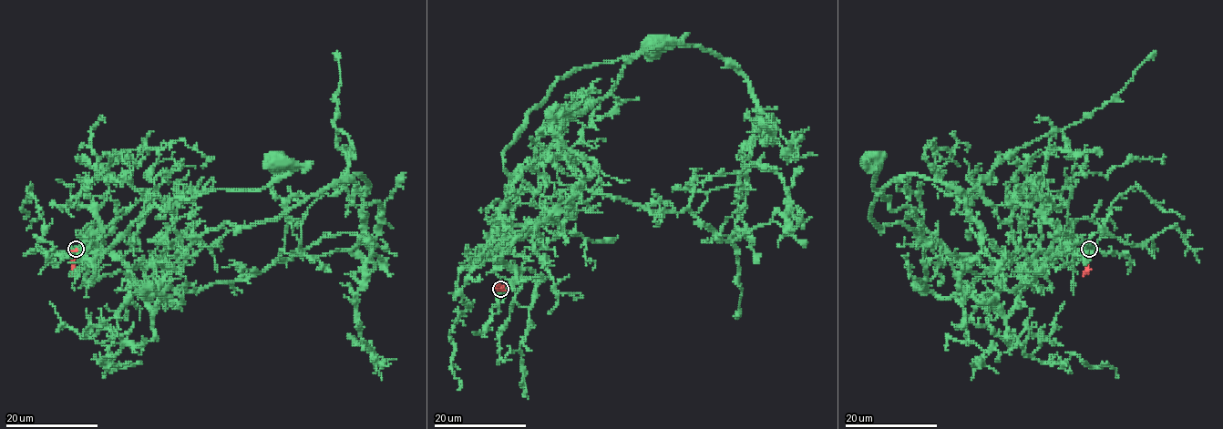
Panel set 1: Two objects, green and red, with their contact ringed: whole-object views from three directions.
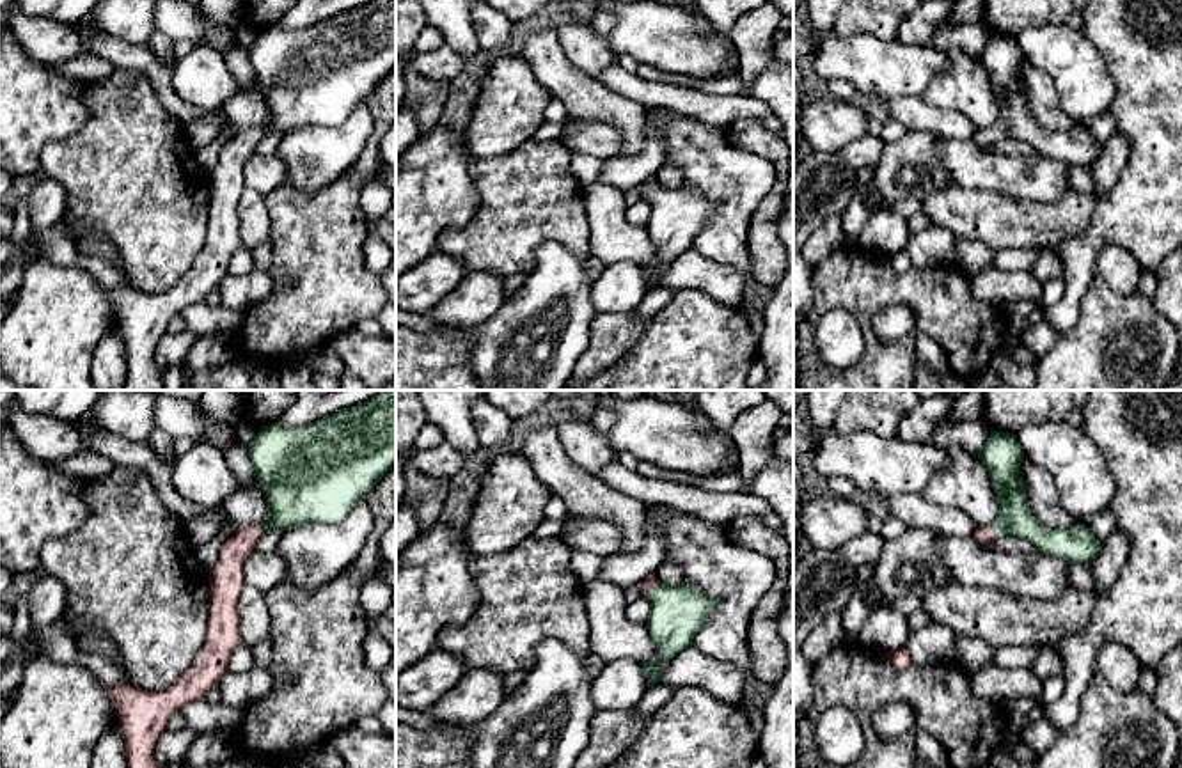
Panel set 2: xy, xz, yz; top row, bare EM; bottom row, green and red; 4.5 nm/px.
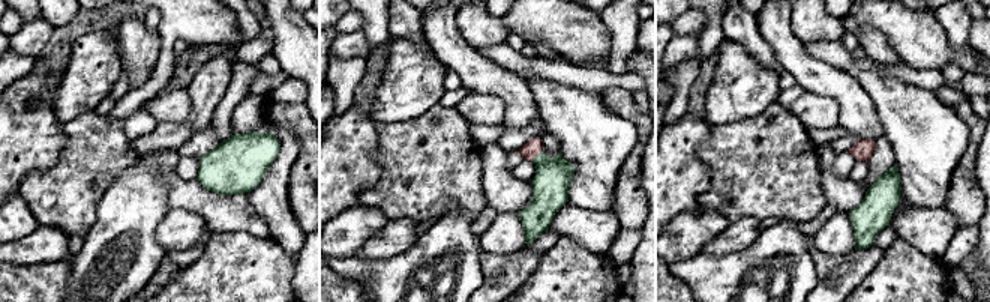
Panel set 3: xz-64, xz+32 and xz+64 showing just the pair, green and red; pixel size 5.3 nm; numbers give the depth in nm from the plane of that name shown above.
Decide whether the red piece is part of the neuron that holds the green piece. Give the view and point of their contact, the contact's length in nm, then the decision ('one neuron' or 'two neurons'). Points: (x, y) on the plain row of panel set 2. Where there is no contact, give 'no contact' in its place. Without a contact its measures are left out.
contact xz (652, 192); length 90 nm; one neuron

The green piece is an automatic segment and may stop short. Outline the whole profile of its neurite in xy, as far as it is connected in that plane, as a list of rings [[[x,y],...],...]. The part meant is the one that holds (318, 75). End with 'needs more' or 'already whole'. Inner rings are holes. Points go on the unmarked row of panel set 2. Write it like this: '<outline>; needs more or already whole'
[[[371,0],[298,30],[261,28],[247,51],[268,105],[268,121],[259,129],[238,131],[222,149],[218,165],[209,174],[208,238],[193,266],[172,289],[158,294],[131,287],[103,289],[114,305],[124,342],[128,364],[124,390],[165,390],[162,369],[154,360],[158,341],[169,332],[174,316],[195,302],[206,302],[229,275],[231,261],[241,247],[238,202],[243,192],[243,165],[256,153],[263,135],[307,126],[339,126],[396,69],[396,0]]]; needs more

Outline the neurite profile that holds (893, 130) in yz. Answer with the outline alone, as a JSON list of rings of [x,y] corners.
[[[887,119],[882,122],[882,129],[880,129],[880,138],[884,144],[889,142],[898,142],[907,135],[907,128],[896,121],[896,119]]]

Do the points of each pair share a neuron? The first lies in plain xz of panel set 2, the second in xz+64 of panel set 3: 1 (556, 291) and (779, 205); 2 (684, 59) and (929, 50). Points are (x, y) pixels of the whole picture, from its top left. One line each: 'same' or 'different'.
1: different
2: same

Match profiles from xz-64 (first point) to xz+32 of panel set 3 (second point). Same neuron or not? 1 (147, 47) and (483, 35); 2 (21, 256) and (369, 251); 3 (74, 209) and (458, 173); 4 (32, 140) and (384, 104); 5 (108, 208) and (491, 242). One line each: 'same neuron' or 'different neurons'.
1: same neuron
2: same neuron
3: same neuron
4: different neurons
5: different neurons

